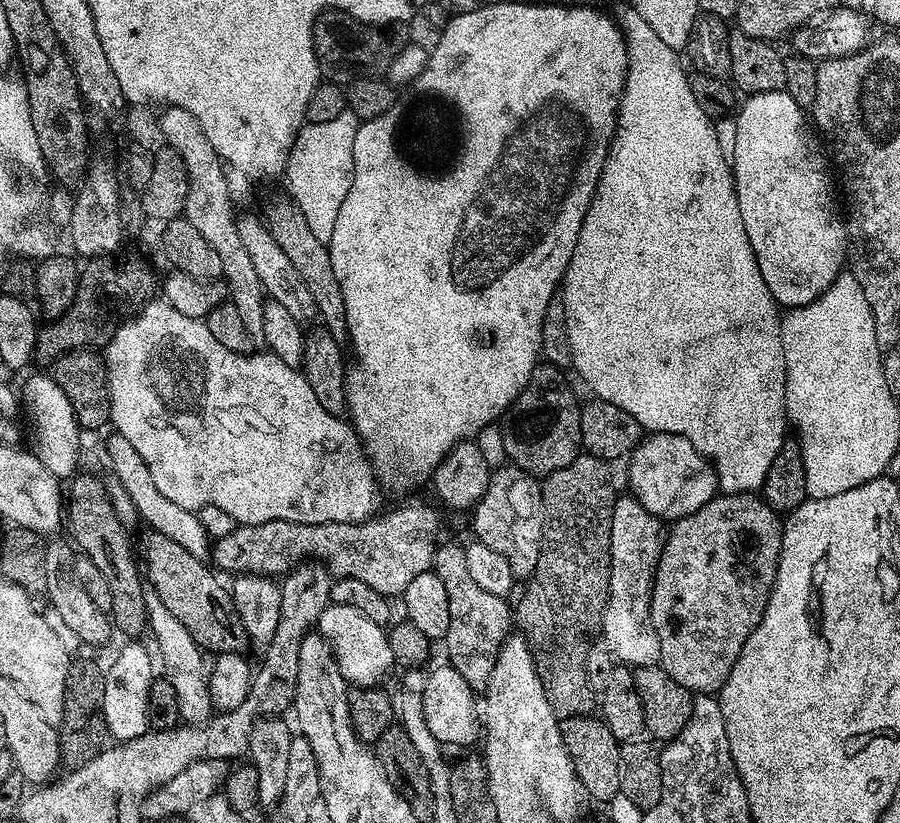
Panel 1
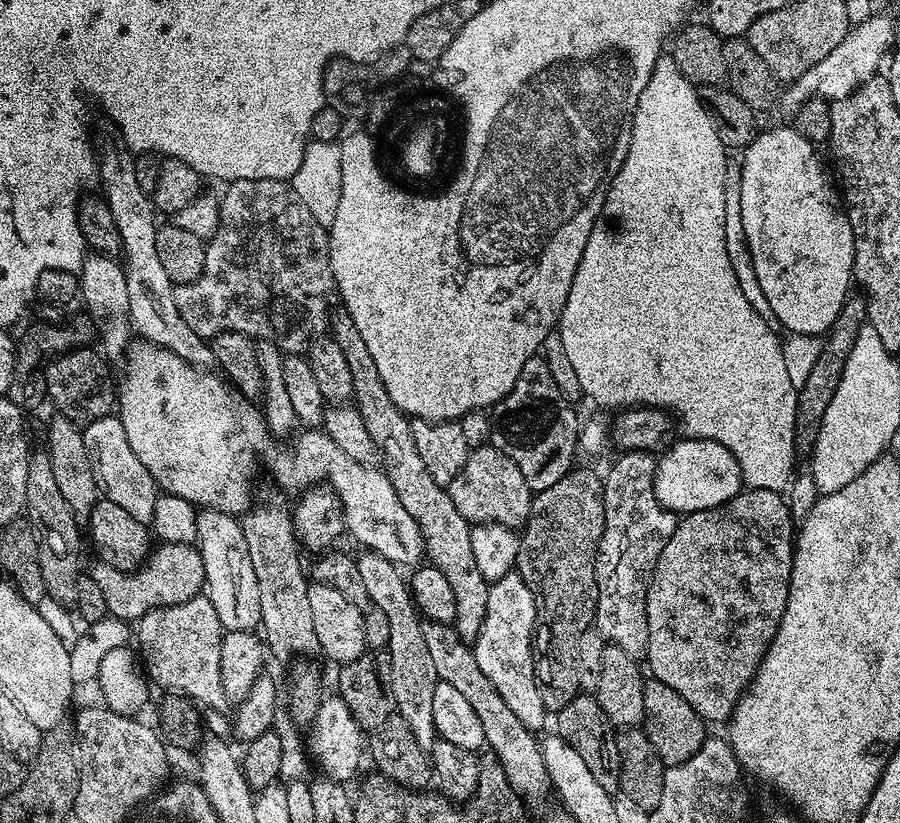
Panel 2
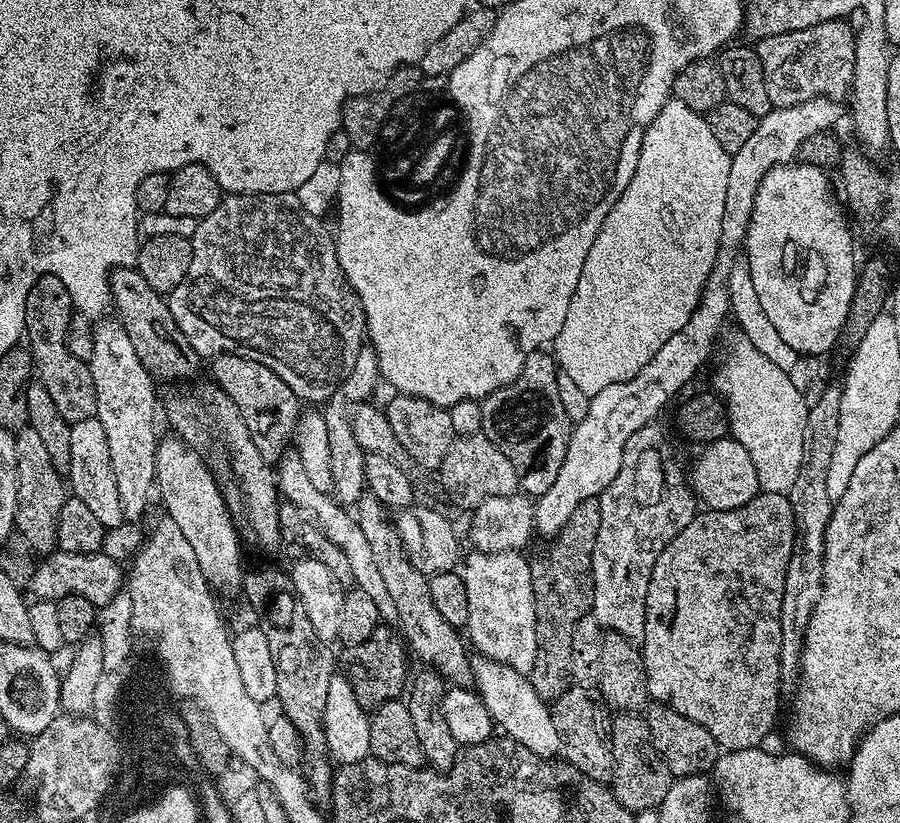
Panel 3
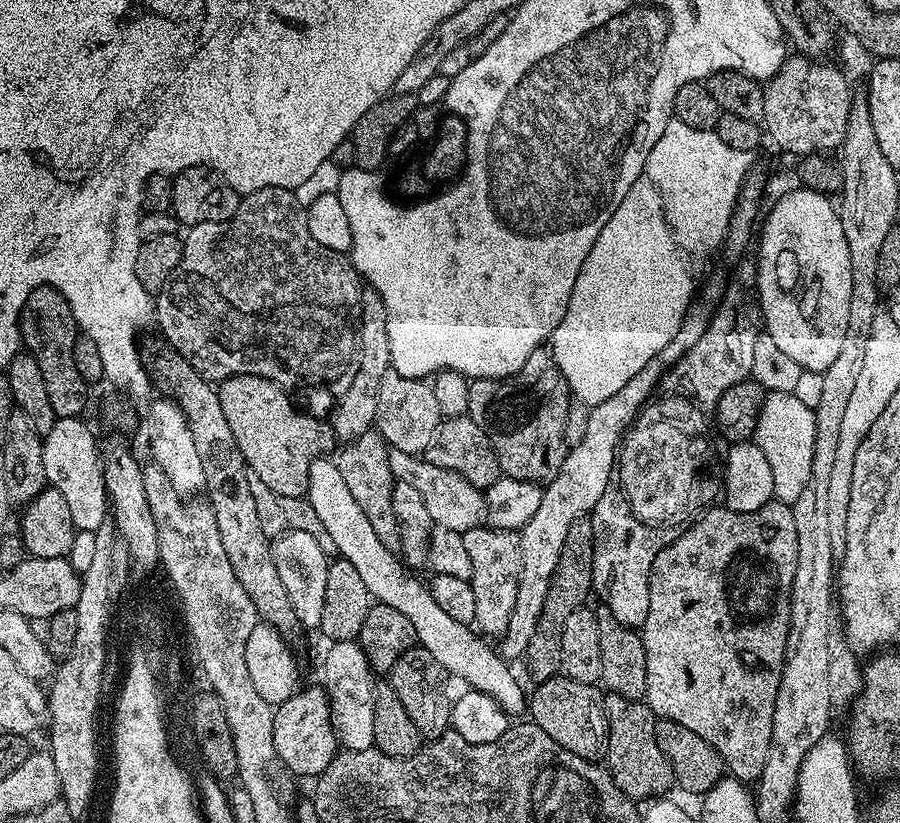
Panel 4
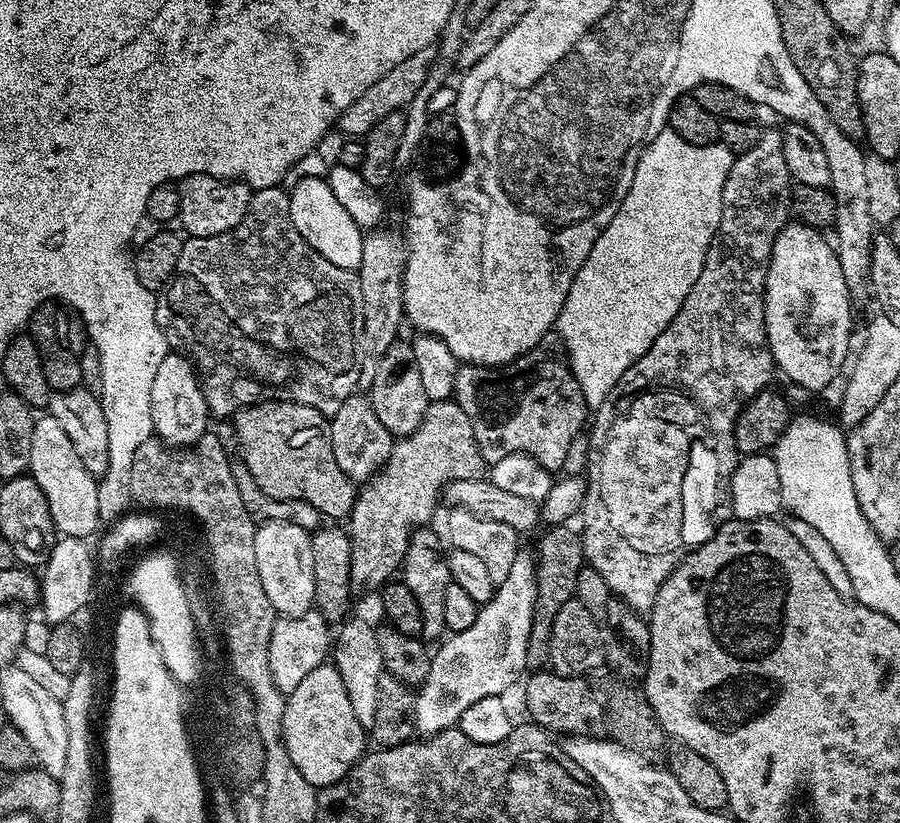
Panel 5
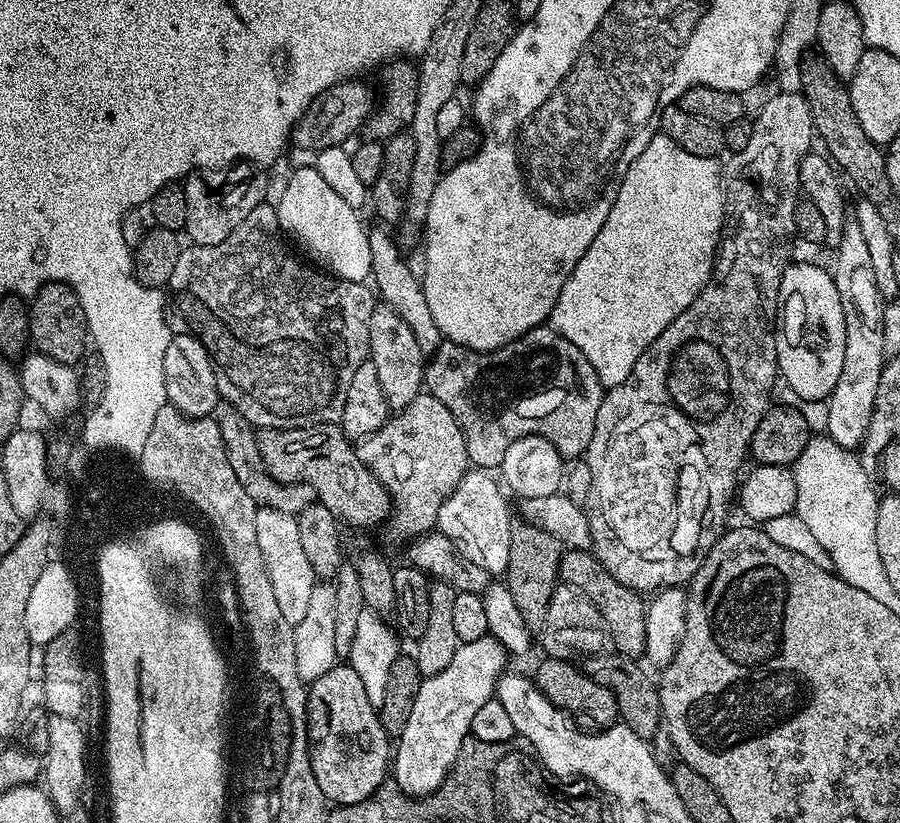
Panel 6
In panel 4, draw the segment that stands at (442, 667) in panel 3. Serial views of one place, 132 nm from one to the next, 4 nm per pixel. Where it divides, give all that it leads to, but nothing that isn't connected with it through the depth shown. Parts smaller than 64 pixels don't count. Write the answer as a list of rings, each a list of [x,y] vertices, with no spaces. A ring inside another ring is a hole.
[[[373,430],[362,434],[356,440],[347,441],[341,448],[344,449],[341,450],[340,456],[338,455],[338,463],[342,479],[346,481],[346,486],[350,489],[350,495],[354,497],[354,502],[358,502],[362,514],[366,514],[370,526],[374,526],[374,534],[378,534],[382,546],[399,553],[398,518],[394,518],[394,498],[392,497],[397,480],[390,470],[388,443],[379,432]]]

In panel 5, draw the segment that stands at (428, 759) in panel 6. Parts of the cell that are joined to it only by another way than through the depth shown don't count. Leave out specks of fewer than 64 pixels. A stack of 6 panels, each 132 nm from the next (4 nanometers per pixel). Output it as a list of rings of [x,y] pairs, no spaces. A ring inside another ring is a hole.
[[[521,550],[514,558],[514,566],[510,566],[510,574],[506,574],[506,582],[502,582],[493,591],[492,599],[480,605],[480,613],[478,618],[474,618],[474,623],[467,630],[451,633],[439,645],[441,648],[431,653],[430,674],[424,679],[424,683],[419,685],[415,693],[417,733],[430,737],[444,728],[459,725],[462,714],[466,714],[466,710],[469,706],[474,706],[478,698],[503,697],[504,691],[516,679],[519,681],[525,675],[528,668],[528,643],[535,605],[536,557],[531,551]]]

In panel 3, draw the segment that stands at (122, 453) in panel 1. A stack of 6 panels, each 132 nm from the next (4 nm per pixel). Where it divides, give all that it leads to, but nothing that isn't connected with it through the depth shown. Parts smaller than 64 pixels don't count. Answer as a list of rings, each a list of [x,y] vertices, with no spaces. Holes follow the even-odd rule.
[[[90,419],[72,425],[70,430],[70,466],[66,473],[71,495],[82,498],[86,507],[98,518],[98,522],[106,530],[123,524],[125,521],[122,502],[118,498],[118,486],[114,482],[114,474],[110,466],[110,446],[106,446],[106,430],[102,430],[102,422]]]

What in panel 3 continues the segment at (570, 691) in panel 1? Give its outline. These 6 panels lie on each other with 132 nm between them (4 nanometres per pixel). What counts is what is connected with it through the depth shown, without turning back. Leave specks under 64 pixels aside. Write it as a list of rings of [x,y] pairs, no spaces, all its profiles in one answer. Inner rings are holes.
[[[598,500],[582,502],[582,506],[577,506],[574,514],[570,514],[570,522],[566,522],[560,533],[547,541],[548,549],[537,560],[531,561],[538,650],[530,679],[538,698],[566,694],[563,688],[568,682],[574,626],[578,626],[583,615],[592,611],[592,559],[599,525]]]

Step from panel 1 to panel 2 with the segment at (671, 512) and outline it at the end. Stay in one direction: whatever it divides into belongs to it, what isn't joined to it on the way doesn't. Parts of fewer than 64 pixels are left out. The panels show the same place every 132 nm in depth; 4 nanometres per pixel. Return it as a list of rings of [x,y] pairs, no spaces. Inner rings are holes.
[[[680,438],[671,448],[664,449],[656,461],[654,494],[664,508],[677,514],[722,506],[722,502],[730,502],[730,498],[734,498],[744,487],[738,458],[734,458],[722,442]]]

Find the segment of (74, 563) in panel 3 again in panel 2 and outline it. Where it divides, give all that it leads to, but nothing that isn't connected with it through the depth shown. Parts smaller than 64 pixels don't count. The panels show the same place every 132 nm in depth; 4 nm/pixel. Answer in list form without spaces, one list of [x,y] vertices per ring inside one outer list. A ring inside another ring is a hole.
[[[161,543],[159,547],[160,549],[157,552],[155,549],[135,572],[123,572],[109,564],[93,563],[90,575],[94,578],[94,582],[98,582],[98,590],[102,590],[102,598],[106,598],[109,617],[115,617],[118,621],[136,622],[141,616],[146,615],[150,608],[165,608],[167,604],[178,604],[181,600],[189,600],[201,595],[204,588],[204,563],[199,547],[195,543]]]

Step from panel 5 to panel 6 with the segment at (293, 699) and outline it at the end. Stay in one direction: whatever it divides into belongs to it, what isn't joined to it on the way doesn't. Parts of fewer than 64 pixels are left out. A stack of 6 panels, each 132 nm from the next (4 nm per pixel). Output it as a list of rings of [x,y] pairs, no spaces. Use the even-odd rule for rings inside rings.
[[[347,662],[336,663],[330,670],[326,670],[326,674],[322,674],[322,678],[308,684],[306,715],[310,766],[314,770],[314,778],[318,781],[325,801],[336,806],[357,804],[374,795],[386,782],[386,777],[389,775],[390,757],[393,755],[394,748],[390,743],[388,731],[384,729],[380,721],[377,705],[372,704],[370,698],[366,698],[362,678],[358,678],[358,674],[354,674],[354,670]]]

